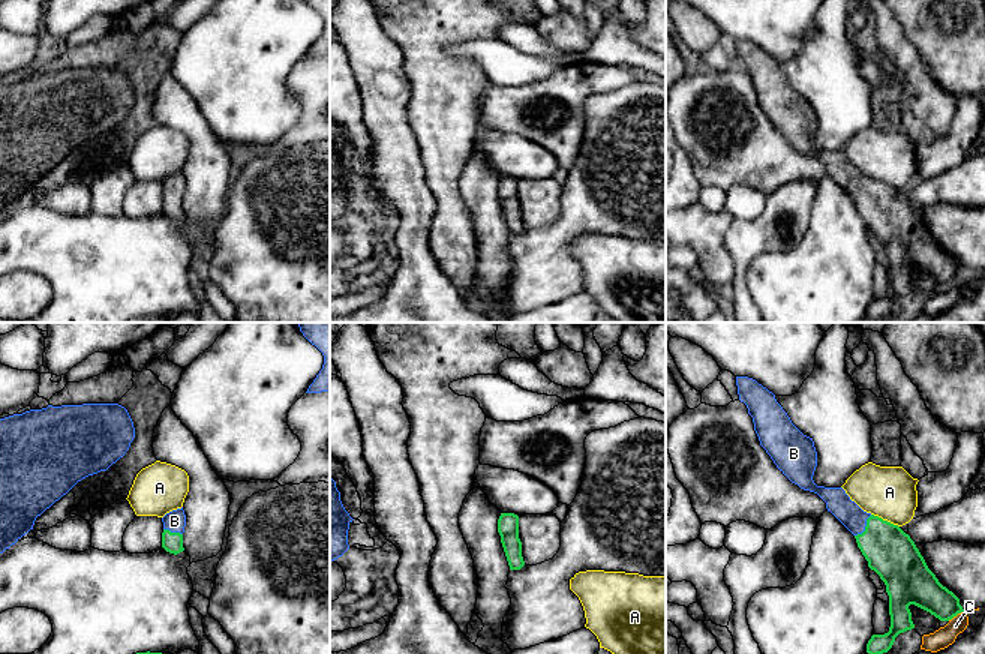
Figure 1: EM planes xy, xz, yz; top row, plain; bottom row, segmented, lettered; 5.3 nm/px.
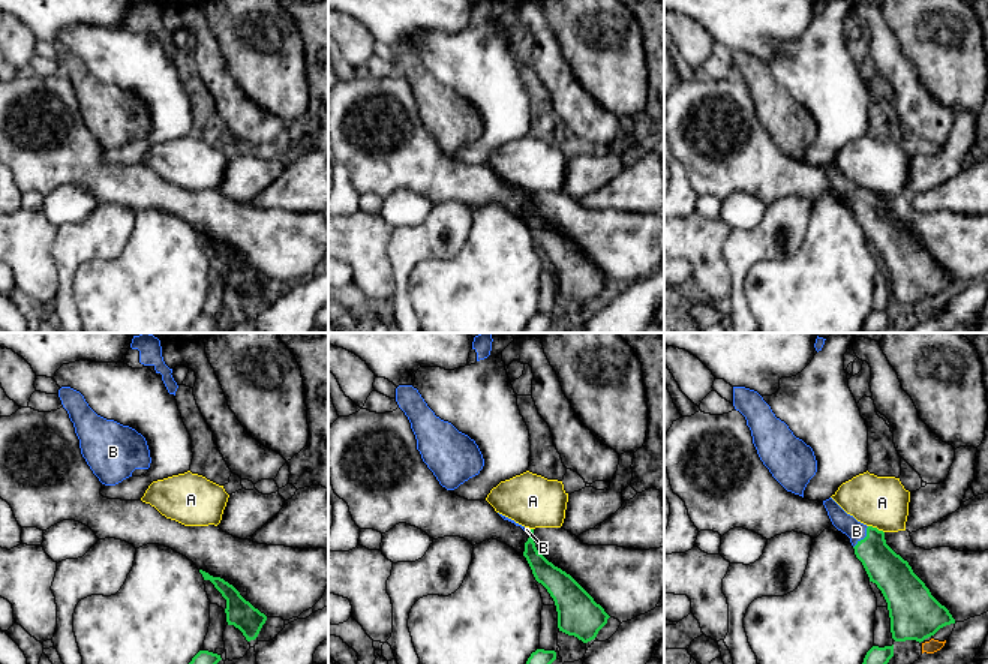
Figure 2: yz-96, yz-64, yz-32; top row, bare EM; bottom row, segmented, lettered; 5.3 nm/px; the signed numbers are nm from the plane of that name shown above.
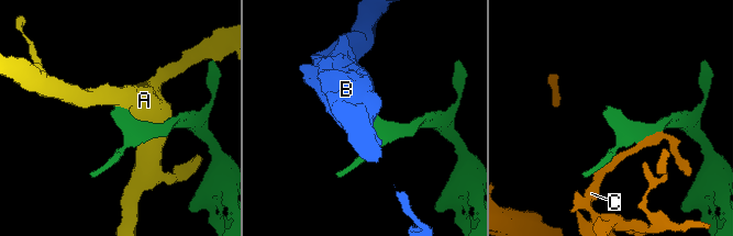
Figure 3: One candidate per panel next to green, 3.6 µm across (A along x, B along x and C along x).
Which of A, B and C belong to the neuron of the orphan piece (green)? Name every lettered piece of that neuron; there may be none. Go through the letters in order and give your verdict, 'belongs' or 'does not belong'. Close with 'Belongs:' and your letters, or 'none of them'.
A: does not belong
B: belongs
C: does not belong
Belongs: B

